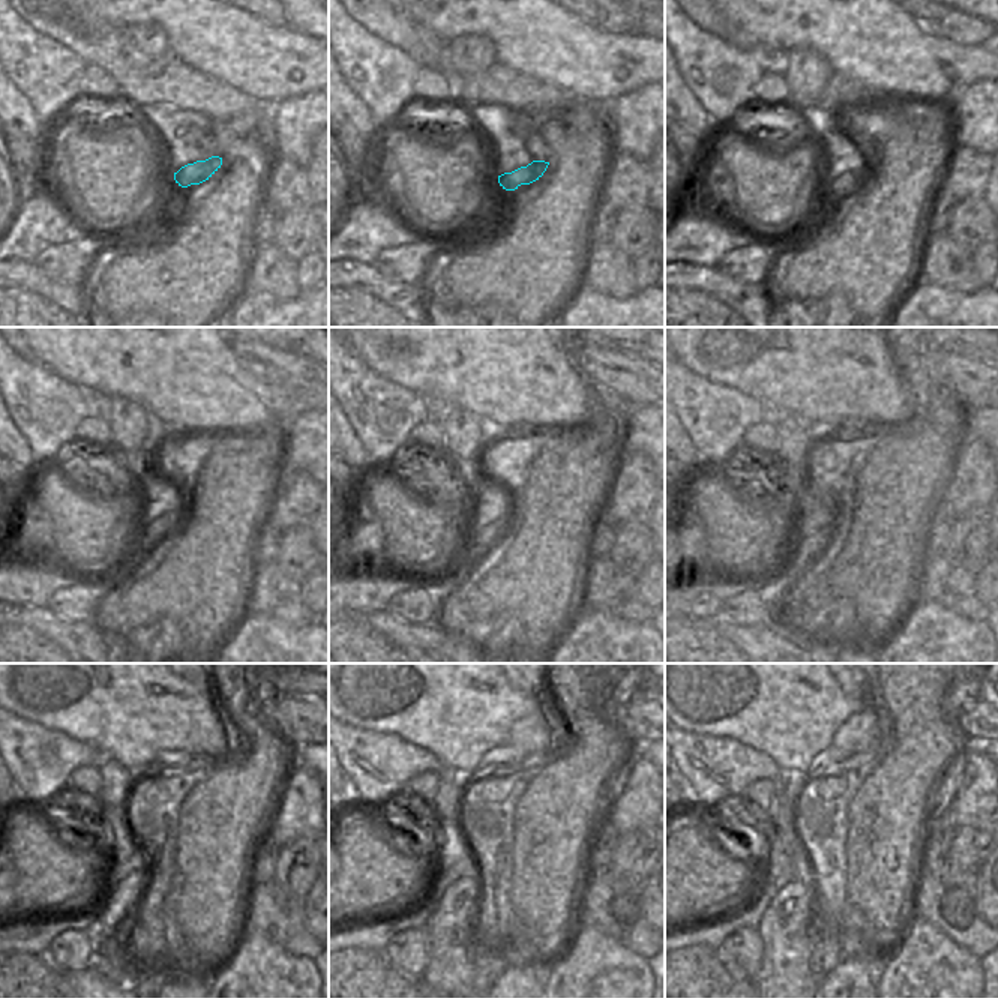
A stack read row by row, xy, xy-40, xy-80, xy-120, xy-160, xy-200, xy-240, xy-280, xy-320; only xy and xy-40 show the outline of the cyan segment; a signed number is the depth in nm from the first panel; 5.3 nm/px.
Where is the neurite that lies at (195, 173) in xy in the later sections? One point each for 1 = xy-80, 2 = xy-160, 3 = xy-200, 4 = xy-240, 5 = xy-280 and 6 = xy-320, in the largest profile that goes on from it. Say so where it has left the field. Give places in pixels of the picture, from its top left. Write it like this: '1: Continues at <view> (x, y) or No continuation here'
1: Continues at xy-80 (838, 188)
2: Continues at xy-160 (491, 532)
3: Continues at xy-200 (806, 547)
4: Continues at xy-240 (108, 959)
5: Continues at xy-280 (450, 968)
6: Continues at xy-320 (784, 926).

